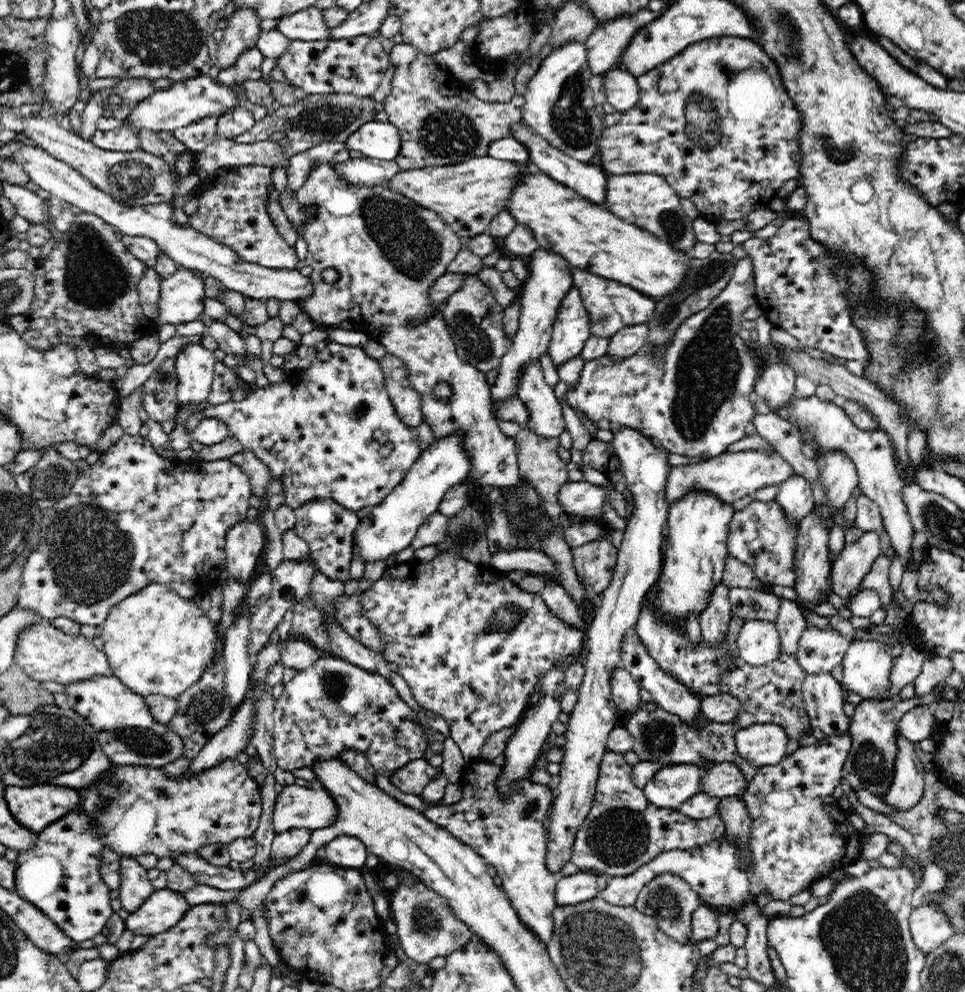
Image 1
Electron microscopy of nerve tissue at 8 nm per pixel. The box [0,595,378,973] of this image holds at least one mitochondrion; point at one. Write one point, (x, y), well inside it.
(54, 743)

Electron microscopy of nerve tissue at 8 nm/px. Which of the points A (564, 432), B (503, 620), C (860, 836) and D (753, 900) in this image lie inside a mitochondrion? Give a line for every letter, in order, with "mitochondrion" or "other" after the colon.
A: other
B: mitochondrion
C: other
D: other

